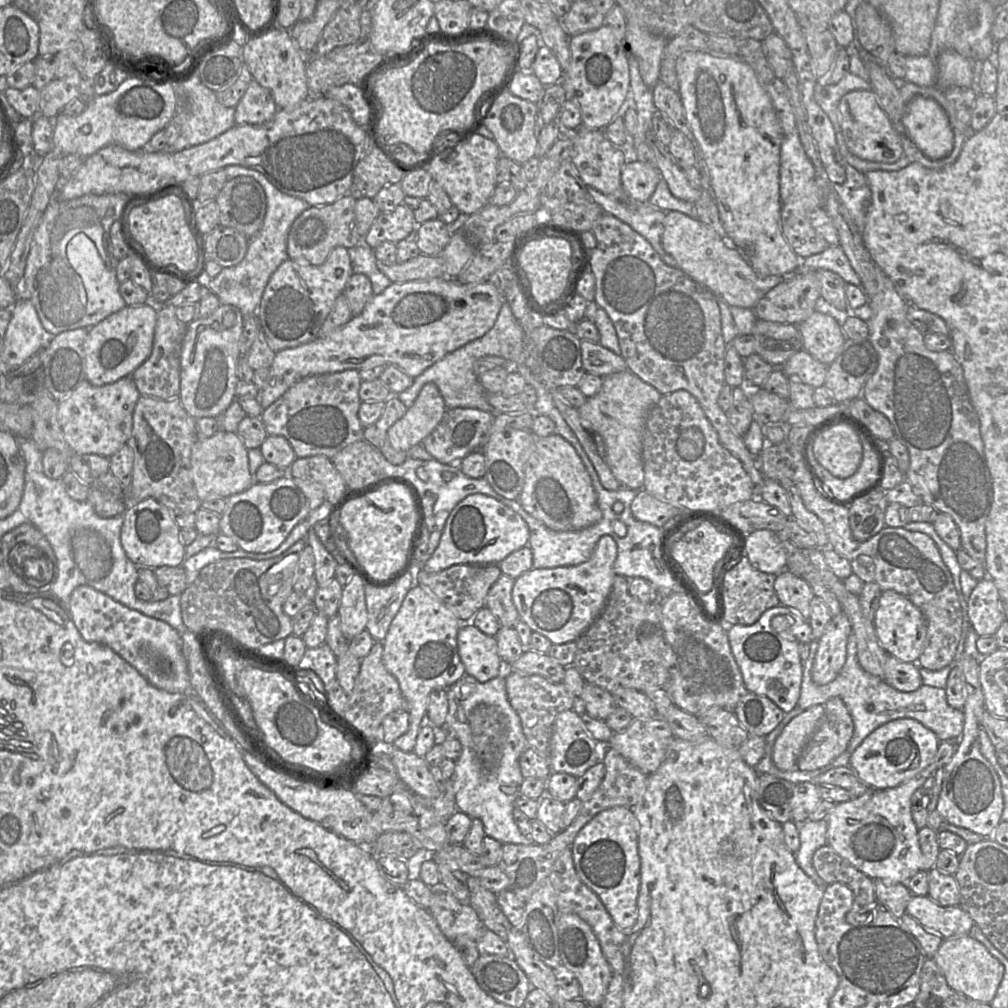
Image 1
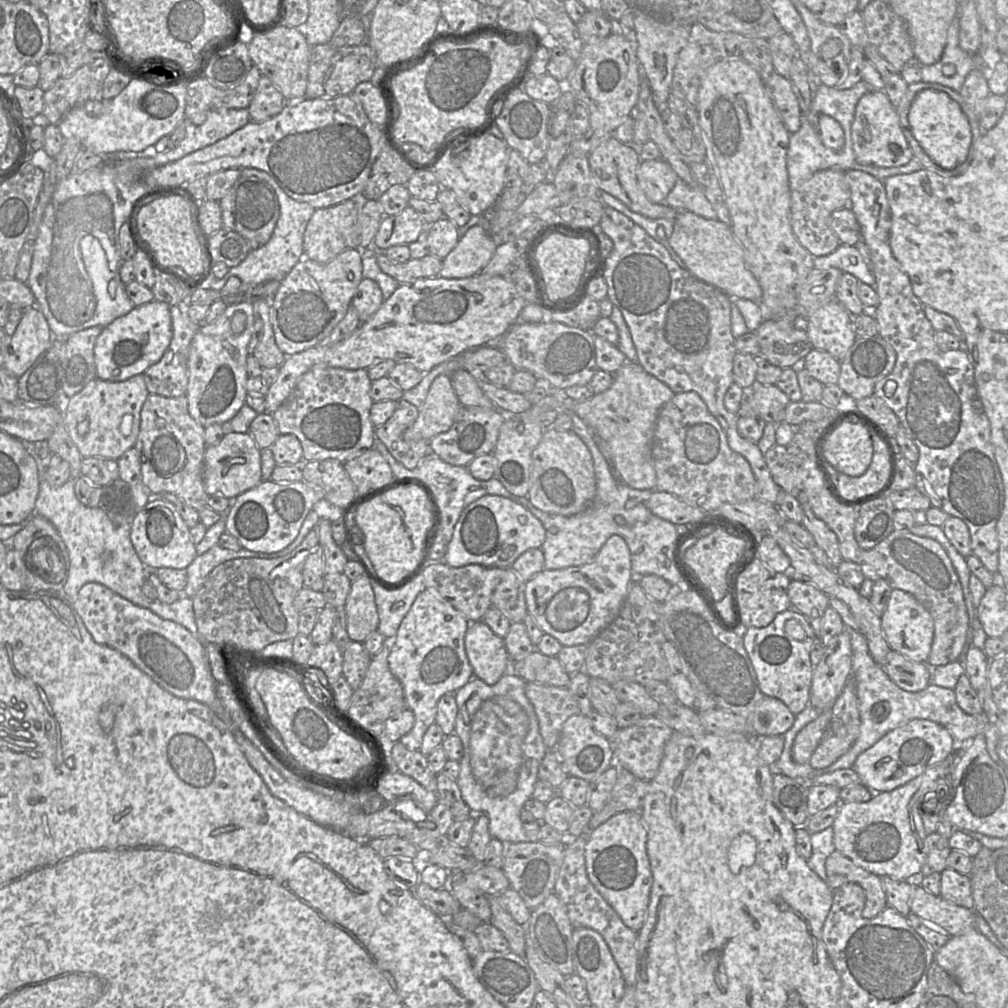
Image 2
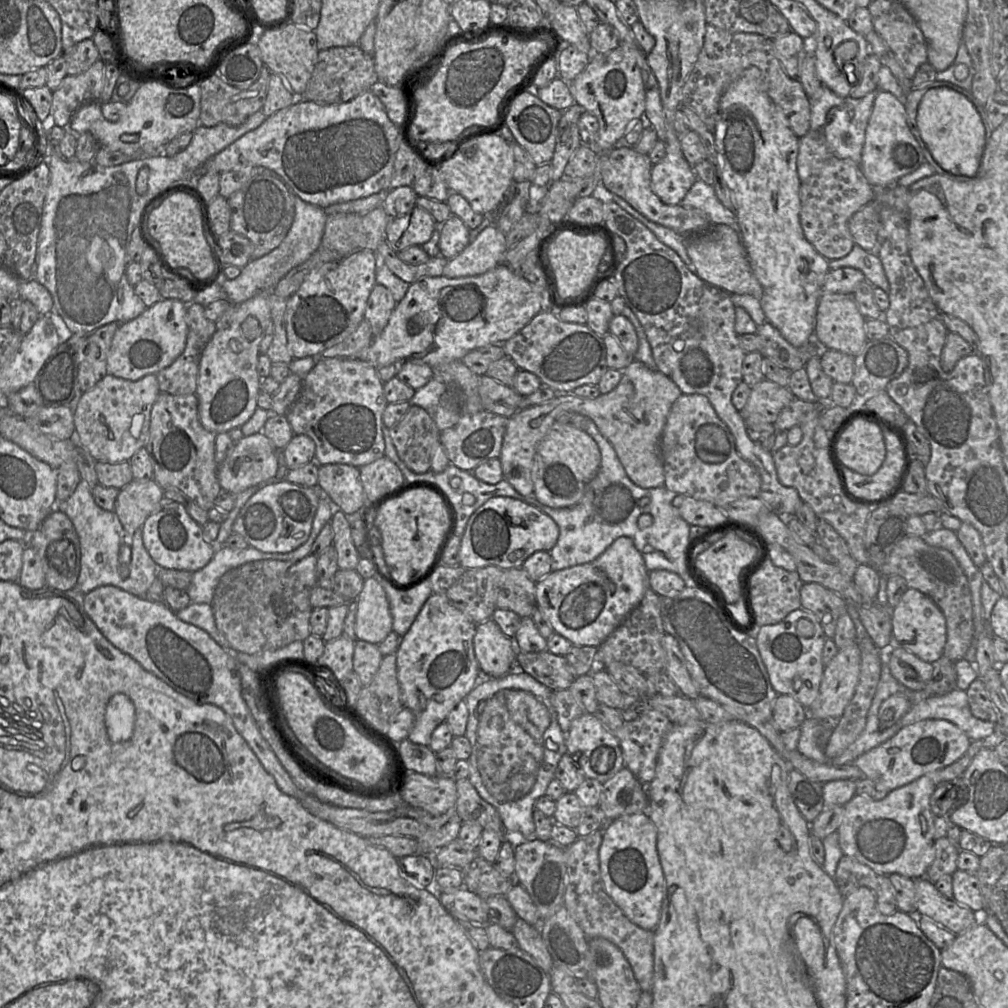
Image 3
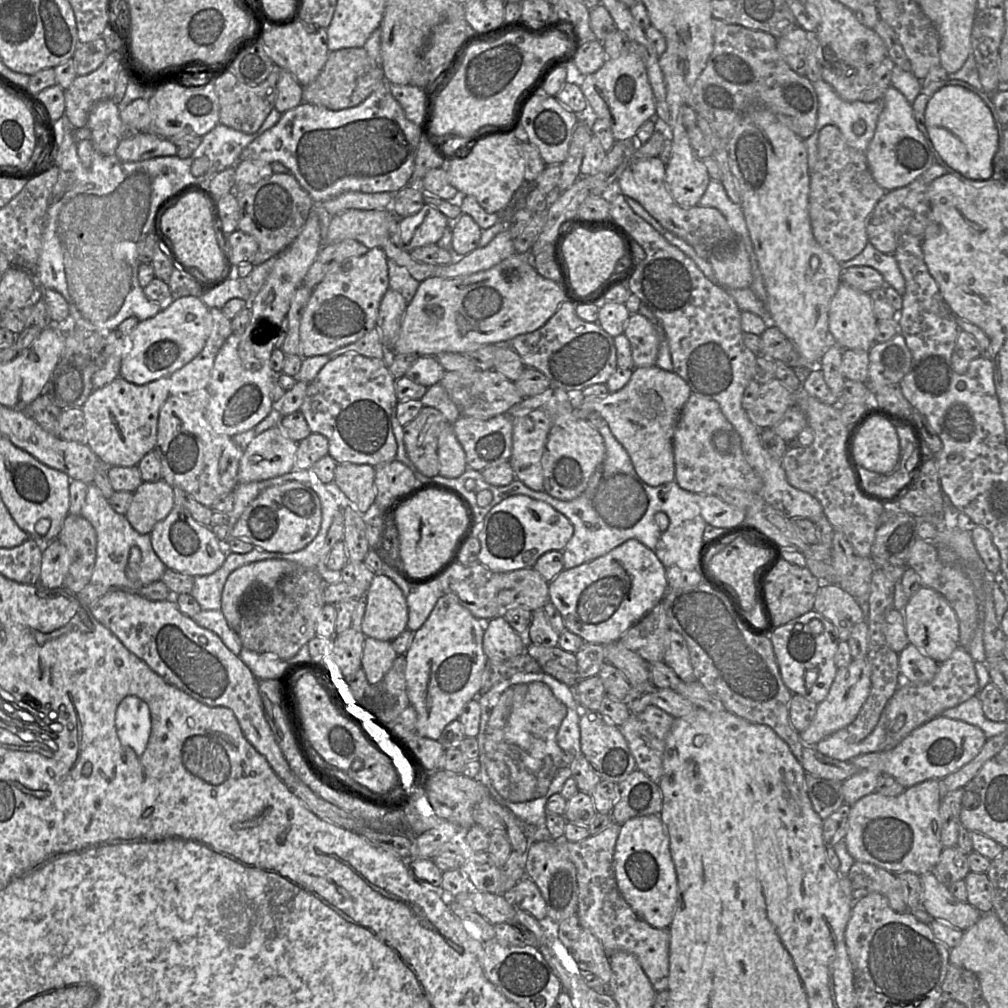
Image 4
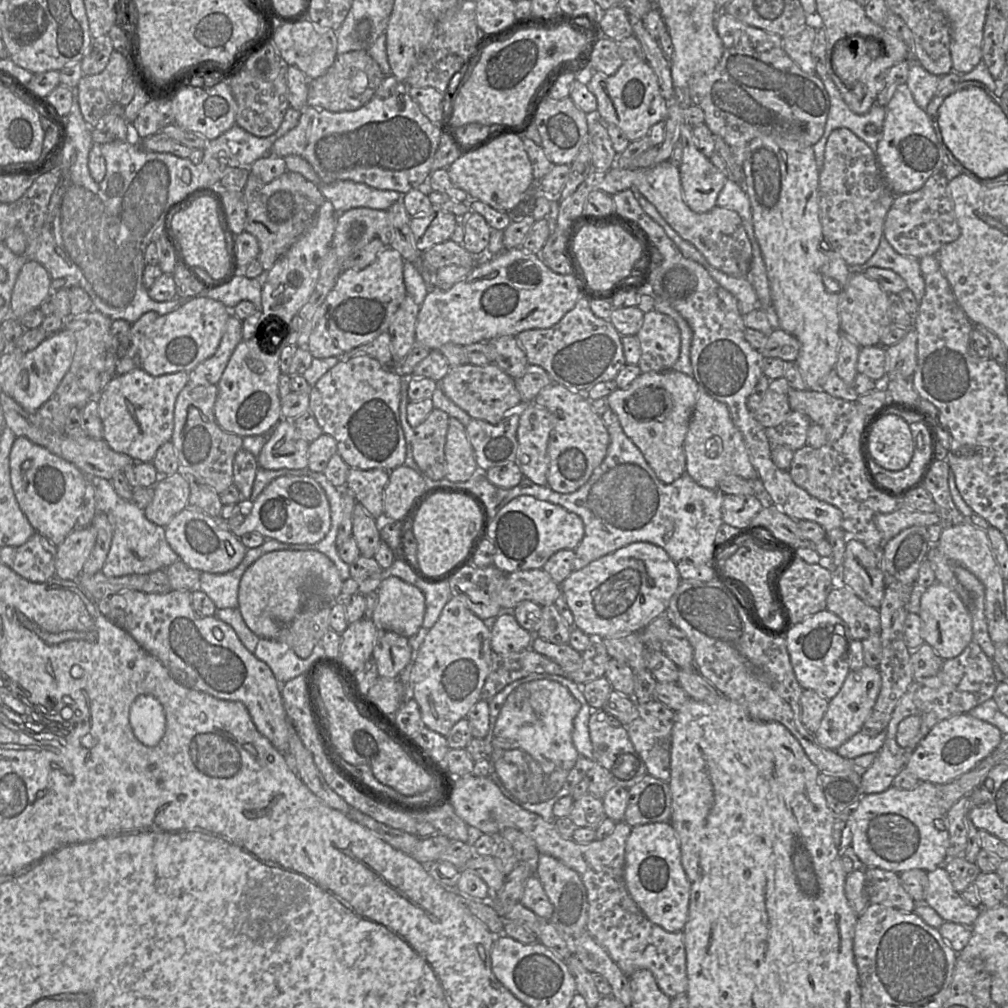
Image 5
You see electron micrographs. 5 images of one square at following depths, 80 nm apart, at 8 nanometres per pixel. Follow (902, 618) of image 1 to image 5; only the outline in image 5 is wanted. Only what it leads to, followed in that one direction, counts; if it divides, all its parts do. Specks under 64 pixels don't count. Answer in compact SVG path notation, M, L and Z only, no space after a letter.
M936 583L926 588L920 598L917 615L921 621L921 637L944 660L959 656L973 642L973 622L969 608L954 590L943 584Z

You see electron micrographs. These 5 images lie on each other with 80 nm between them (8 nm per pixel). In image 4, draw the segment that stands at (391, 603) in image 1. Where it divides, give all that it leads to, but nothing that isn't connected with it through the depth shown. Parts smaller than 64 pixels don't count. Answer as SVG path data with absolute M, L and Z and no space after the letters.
M397 563L383 568L383 574L393 580L402 590L408 608L407 630L417 631L427 620L437 600L443 595L439 582L434 580L416 585L402 572Z

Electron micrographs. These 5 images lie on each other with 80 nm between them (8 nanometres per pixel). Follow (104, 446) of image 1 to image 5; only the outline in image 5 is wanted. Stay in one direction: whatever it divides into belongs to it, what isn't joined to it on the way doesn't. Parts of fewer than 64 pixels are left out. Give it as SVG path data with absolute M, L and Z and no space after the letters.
M140 368L115 376L96 398L103 440L136 462L151 463L157 450L171 441L175 402L188 381L189 372L153 376Z

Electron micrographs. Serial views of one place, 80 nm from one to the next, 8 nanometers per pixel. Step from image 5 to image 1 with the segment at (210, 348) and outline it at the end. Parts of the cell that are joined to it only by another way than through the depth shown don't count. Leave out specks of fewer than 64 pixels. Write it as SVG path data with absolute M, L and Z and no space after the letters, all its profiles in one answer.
M153 302L136 306L125 306L121 310L109 315L98 324L88 329L88 335L83 344L85 360L89 361L85 369L86 381L92 385L105 385L130 377L131 374L150 356L154 332L157 322L157 308Z

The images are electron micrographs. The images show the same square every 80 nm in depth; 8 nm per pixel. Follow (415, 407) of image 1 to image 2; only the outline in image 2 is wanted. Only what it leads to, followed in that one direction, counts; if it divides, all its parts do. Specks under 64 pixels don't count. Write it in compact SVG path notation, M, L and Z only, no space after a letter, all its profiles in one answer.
M439 376L429 392L416 421L403 433L406 441L431 440L452 426L461 405L452 386L451 377Z

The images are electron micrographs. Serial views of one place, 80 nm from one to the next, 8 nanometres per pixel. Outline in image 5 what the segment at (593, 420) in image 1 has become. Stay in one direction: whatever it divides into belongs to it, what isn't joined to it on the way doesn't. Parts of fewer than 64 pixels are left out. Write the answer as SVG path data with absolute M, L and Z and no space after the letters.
M672 369L643 372L628 388L616 389L606 397L624 433L640 449L657 477L666 484L686 472L684 441L699 393L692 376Z

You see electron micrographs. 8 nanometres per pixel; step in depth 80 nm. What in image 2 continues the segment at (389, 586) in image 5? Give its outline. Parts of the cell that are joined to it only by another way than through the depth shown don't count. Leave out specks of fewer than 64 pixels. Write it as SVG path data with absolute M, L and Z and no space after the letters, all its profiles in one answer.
M365 575L352 582L350 592L344 605L346 630L351 641L363 642L369 635L377 631L379 618L375 604L372 583L377 583L373 578Z

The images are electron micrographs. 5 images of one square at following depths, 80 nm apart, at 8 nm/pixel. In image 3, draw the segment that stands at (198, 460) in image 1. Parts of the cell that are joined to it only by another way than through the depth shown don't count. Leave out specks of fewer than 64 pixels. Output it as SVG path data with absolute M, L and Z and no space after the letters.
M261 432L234 442L224 460L217 465L216 474L222 490L236 496L250 487L275 480L281 465L279 451Z

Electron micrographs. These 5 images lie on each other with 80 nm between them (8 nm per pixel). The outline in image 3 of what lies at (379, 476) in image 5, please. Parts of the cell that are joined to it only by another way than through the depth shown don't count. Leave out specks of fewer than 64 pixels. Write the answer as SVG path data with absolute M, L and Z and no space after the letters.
M345 464L320 465L317 486L346 515L356 514L362 510L361 516L371 504L367 504L357 467Z

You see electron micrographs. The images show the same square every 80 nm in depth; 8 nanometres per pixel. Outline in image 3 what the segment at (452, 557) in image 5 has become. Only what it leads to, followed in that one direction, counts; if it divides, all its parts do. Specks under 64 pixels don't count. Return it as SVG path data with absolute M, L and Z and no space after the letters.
M424 488L413 489L385 502L377 511L375 526L380 538L386 571L398 582L416 583L425 578L439 560L453 526L454 508L443 496Z

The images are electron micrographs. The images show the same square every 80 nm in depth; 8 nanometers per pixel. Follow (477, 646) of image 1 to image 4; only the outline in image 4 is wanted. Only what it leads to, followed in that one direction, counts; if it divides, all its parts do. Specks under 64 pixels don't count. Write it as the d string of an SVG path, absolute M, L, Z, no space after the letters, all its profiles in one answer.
M503 617L488 620L482 642L487 660L502 661L525 652L522 636Z

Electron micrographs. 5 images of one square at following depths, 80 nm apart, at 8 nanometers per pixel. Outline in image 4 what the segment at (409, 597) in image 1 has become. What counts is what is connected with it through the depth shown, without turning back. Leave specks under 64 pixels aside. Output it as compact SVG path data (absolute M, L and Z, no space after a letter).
M442 595L424 624L414 632L404 654L404 674L408 702L416 712L415 732L419 736L438 740L443 729L458 719L466 704L479 696L482 674L488 661L482 647L487 621L476 619L454 595Z

